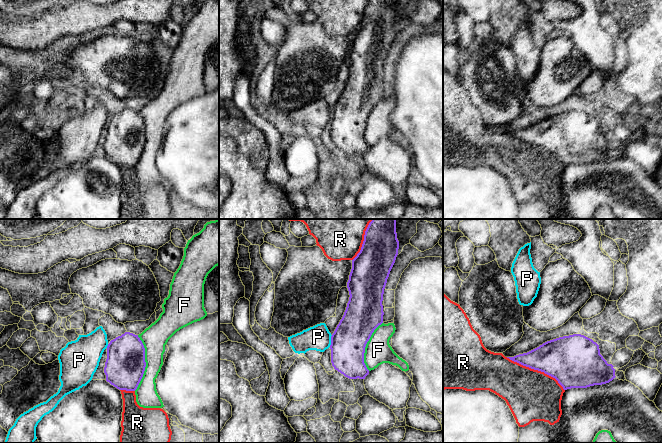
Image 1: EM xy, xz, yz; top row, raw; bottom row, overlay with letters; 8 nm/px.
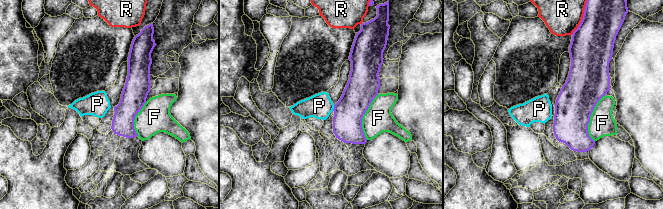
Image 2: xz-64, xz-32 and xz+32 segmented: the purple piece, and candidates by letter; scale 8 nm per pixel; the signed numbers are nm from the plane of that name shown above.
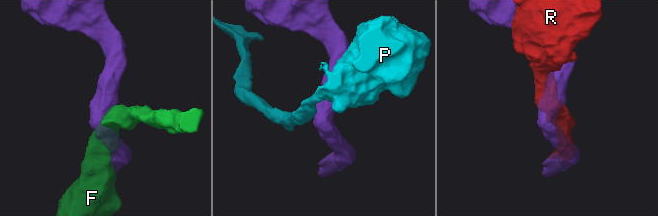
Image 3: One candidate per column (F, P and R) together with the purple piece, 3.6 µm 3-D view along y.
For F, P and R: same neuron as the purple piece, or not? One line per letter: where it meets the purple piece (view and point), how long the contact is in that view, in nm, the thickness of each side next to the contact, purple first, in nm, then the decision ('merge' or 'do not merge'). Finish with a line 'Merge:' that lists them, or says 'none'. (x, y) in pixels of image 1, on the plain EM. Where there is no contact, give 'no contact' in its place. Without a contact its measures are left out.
F: contact xy (145, 139); length 440 nm; calibres 320 and 200 nm; do not merge
P: contact xz (331, 117); length 100 nm; calibres 280 and 200 nm; merge
R: contact yz (536, 145); length 550 nm; calibres 360 and 400 nm; do not merge
Merge: P

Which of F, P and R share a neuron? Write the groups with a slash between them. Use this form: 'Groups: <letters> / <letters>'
Groups: F / P / R

